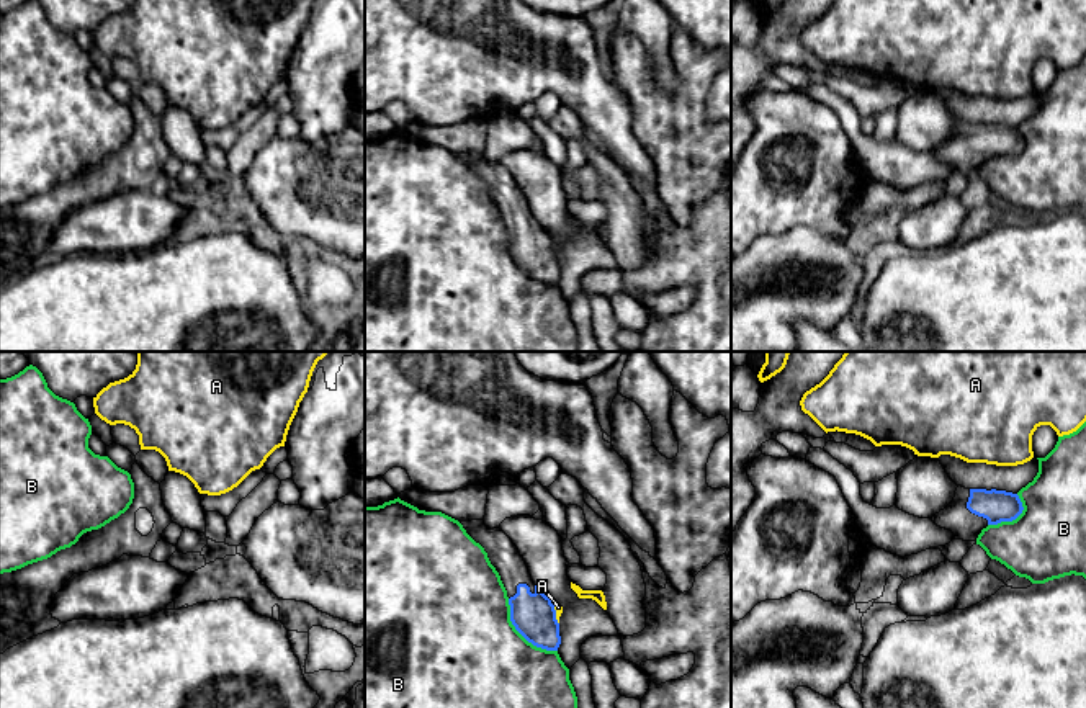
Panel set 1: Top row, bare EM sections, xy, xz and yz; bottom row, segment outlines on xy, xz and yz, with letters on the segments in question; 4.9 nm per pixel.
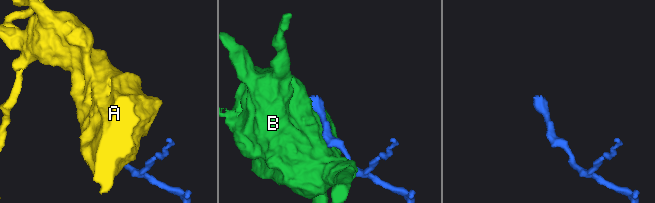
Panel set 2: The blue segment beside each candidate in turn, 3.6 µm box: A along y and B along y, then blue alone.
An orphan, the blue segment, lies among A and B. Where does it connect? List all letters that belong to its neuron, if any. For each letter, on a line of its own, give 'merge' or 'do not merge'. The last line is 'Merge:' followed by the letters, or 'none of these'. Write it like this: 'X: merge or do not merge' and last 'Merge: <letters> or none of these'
A: do not merge
B: do not merge
Merge: none of these

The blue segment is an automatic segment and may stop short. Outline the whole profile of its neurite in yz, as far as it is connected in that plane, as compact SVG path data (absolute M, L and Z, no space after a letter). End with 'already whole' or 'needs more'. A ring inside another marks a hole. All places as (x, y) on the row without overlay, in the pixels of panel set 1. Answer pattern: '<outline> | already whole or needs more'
M958 119L954 134L931 154L950 164L955 173L975 175L988 159L1012 155L1022 144L1017 128Z | needs more

